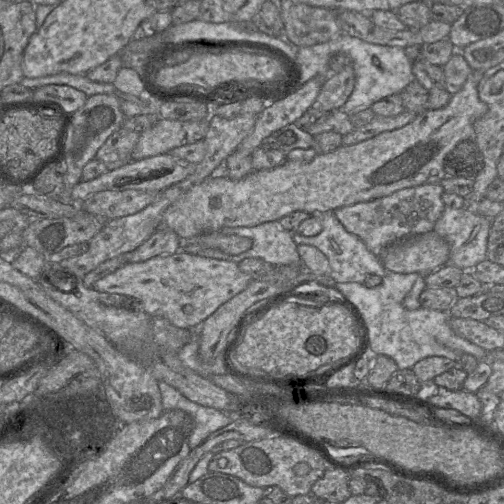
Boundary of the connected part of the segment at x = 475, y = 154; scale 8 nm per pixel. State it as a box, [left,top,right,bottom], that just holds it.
[444,140,484,179]

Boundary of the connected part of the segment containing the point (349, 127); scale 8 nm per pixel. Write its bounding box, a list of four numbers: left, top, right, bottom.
[294,108,354,136]

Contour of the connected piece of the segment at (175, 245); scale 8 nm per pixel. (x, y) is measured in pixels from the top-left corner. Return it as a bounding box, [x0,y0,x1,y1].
[123,228,181,263]

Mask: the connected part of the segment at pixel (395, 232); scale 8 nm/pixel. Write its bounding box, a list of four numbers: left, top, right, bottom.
[334,183,446,256]

